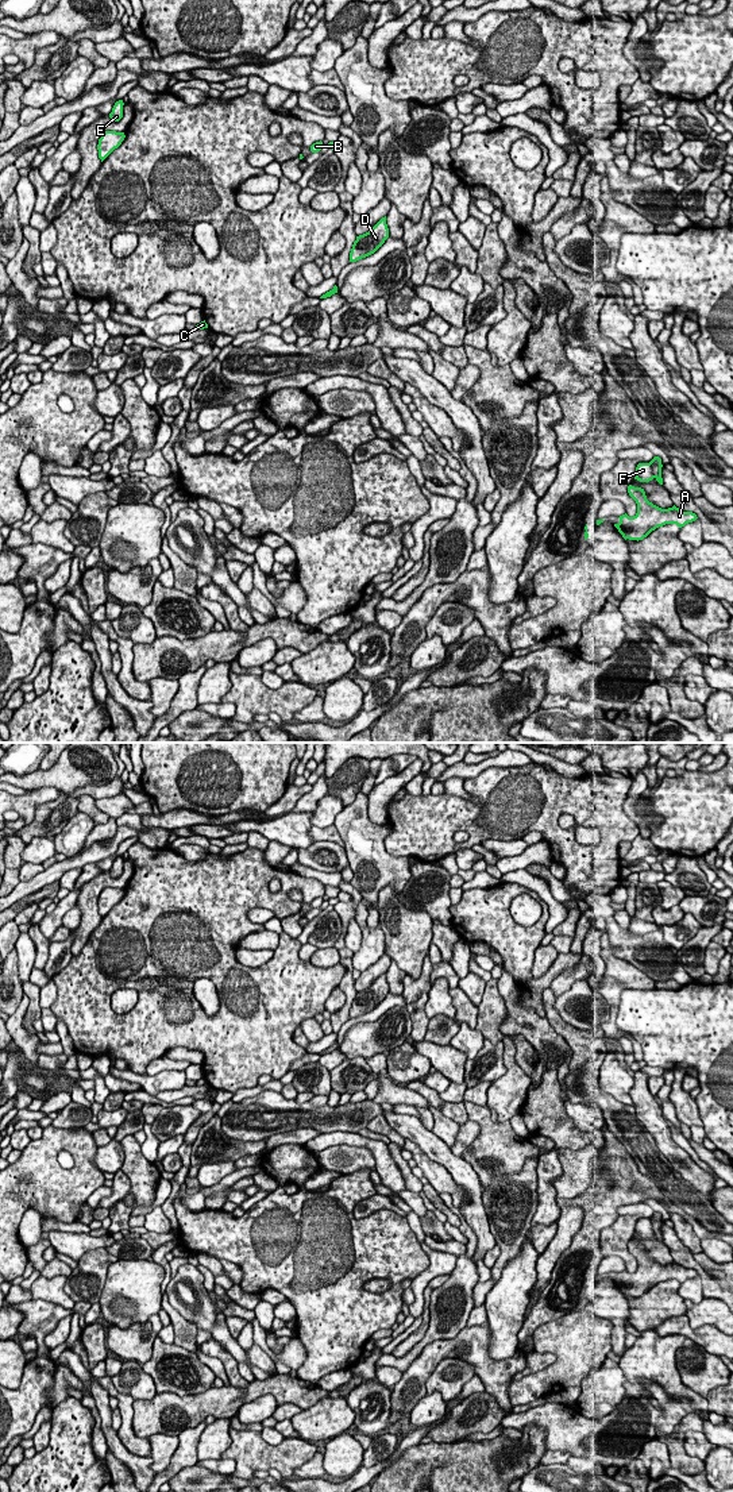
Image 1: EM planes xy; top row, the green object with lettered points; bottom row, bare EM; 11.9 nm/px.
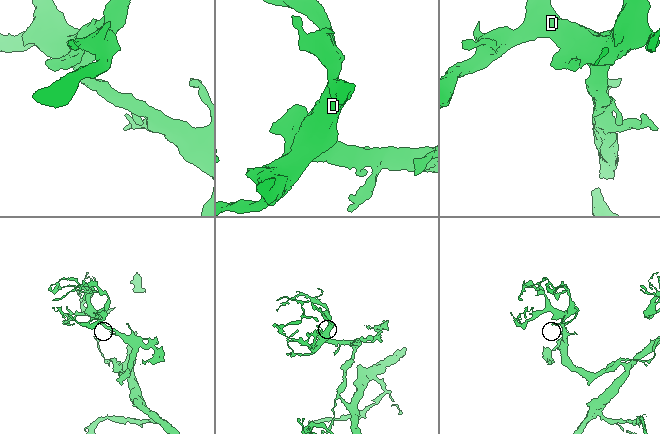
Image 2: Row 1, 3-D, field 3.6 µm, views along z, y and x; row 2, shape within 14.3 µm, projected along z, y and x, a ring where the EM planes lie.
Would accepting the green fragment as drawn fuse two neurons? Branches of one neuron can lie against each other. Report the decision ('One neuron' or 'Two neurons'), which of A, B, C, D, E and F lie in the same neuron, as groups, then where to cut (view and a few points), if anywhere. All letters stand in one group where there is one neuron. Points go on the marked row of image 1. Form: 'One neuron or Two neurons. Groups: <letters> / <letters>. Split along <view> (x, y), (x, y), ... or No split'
Two neurons. Groups: A F / B C D E. Split along xy (649, 462), (655, 477)

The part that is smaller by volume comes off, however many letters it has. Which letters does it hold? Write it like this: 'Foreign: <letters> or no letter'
Foreign: A, F

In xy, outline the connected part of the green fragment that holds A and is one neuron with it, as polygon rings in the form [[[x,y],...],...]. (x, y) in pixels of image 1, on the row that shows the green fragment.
[[[628,486],[629,496],[637,504],[637,513],[629,517],[626,513],[620,516],[620,523],[614,524],[622,537],[626,540],[643,540],[652,531],[666,524],[676,524],[679,528],[695,521],[698,517],[693,512],[683,512],[675,505],[661,509],[647,500],[641,487]]]

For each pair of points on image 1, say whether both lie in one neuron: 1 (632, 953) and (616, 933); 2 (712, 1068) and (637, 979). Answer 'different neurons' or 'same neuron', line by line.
1: same neuron
2: different neurons

